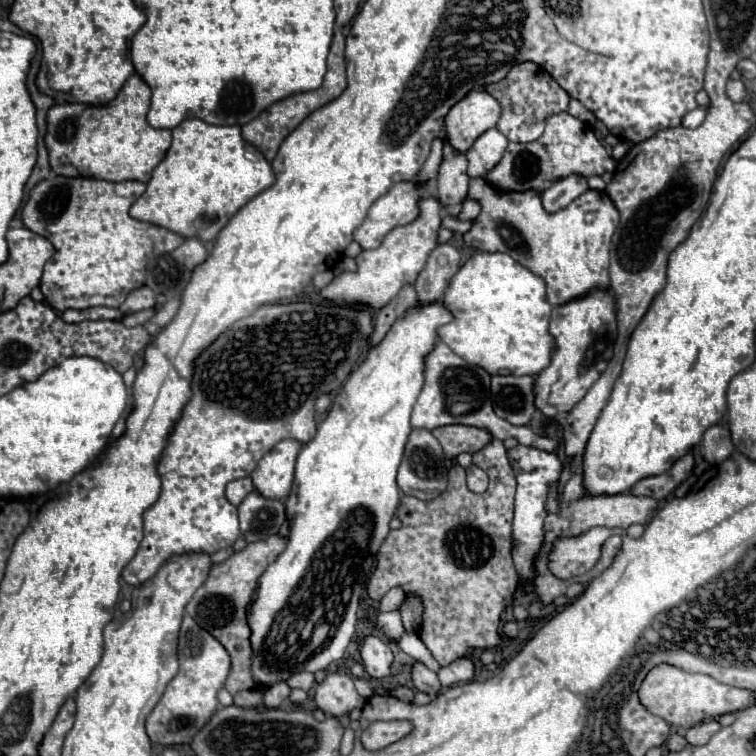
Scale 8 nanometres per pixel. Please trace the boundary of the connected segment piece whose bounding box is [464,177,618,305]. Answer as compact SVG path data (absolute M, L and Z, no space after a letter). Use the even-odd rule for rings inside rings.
M484 177L470 179L468 185L468 199L474 199L480 203L480 215L472 221L472 227L468 233L464 233L464 243L468 247L476 247L480 251L500 251L534 271L546 281L546 295L550 305L562 305L574 297L582 297L592 289L606 289L610 285L608 279L608 251L610 251L610 239L618 225L618 209L610 201L610 197L604 191L592 191L588 189L584 195L574 199L566 209L560 209L556 213L548 213L540 203L538 191L498 191L496 187L490 187Z

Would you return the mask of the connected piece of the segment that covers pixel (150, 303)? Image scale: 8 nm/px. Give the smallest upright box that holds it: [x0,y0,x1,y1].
[120,287,156,315]

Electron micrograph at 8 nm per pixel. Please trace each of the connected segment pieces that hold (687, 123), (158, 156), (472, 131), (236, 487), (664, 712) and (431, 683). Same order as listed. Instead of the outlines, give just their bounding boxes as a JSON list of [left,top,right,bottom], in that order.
[[682,105,708,127],[46,75,172,183],[446,91,502,153],[225,477,254,506],[640,665,754,727],[412,661,440,697]]

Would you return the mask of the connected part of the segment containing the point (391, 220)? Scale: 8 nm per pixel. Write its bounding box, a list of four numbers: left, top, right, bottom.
[354,181,420,249]

